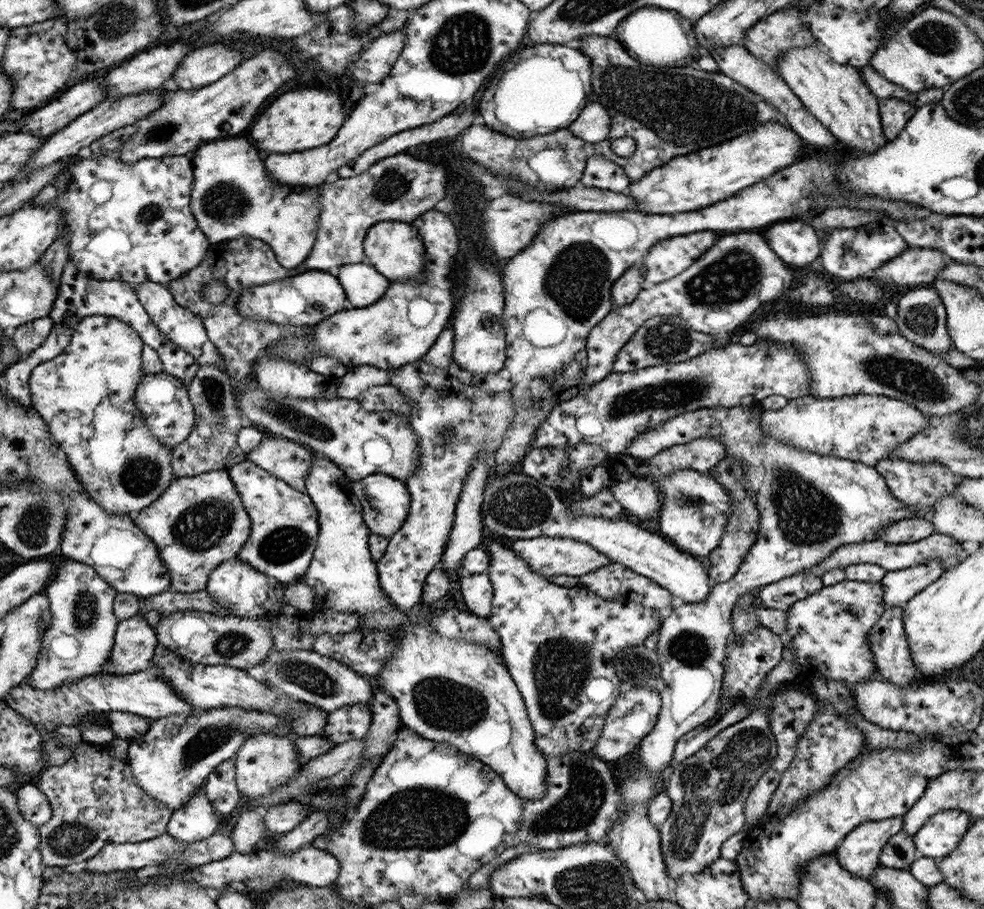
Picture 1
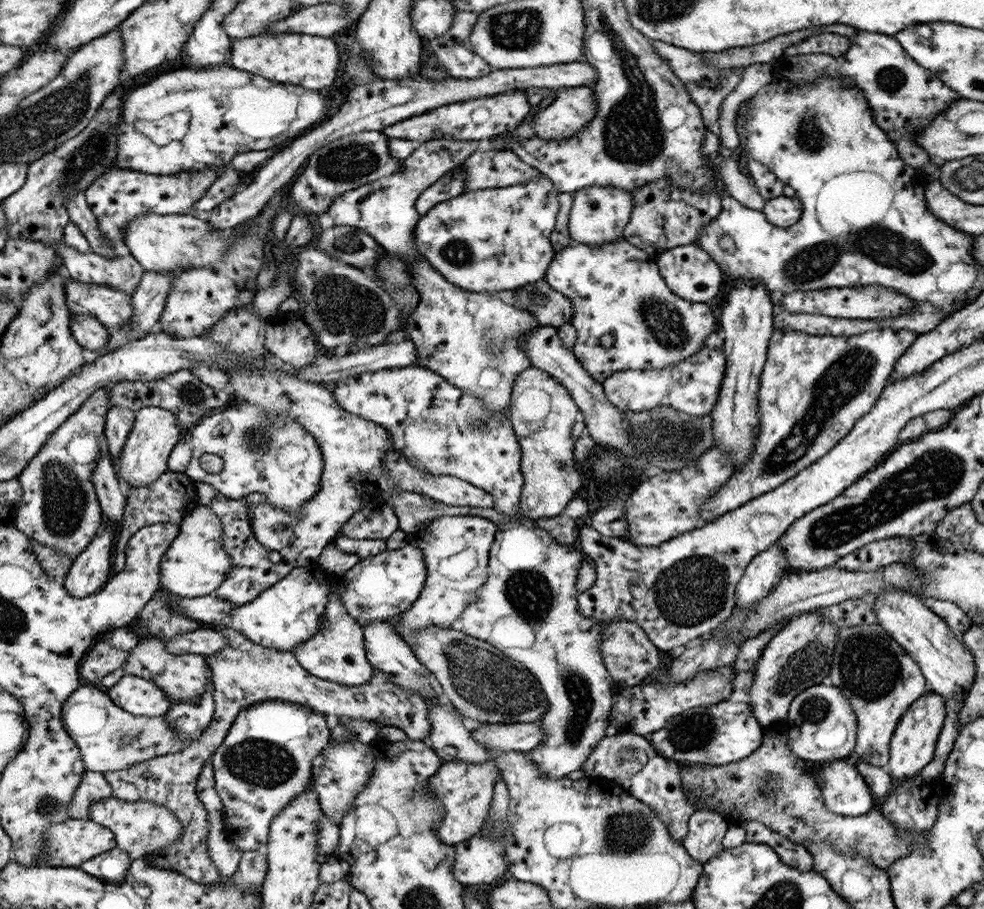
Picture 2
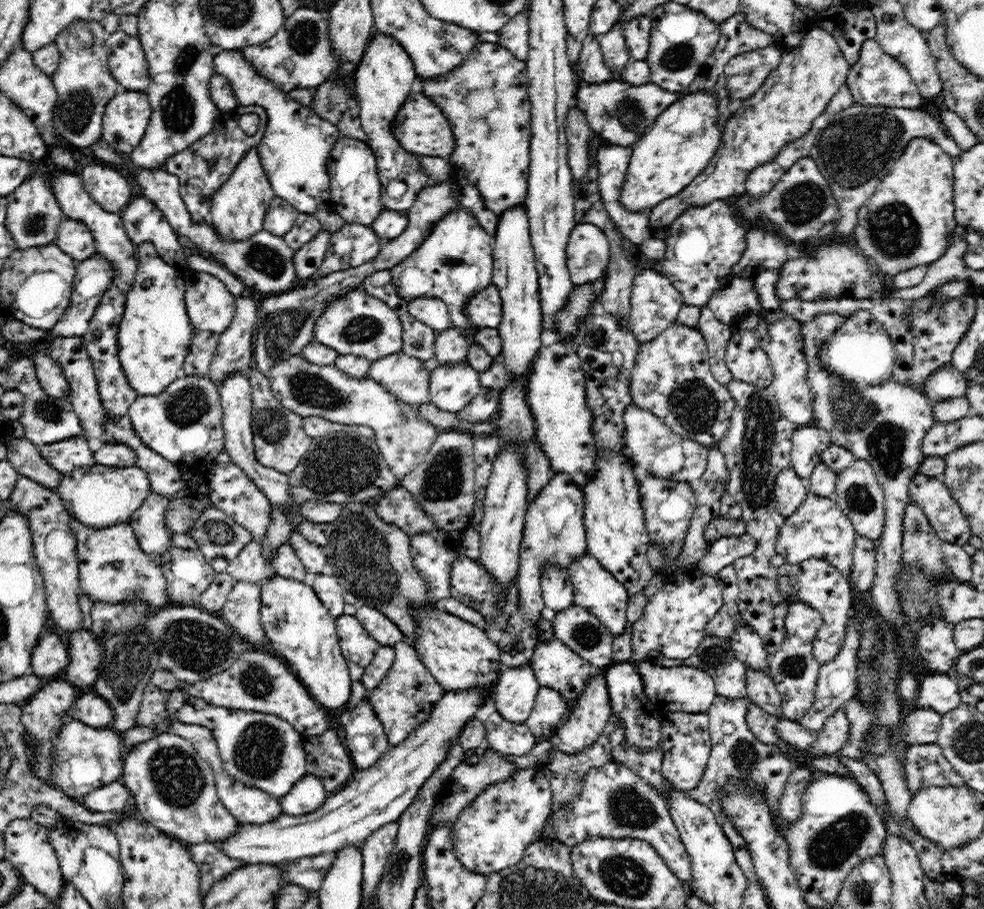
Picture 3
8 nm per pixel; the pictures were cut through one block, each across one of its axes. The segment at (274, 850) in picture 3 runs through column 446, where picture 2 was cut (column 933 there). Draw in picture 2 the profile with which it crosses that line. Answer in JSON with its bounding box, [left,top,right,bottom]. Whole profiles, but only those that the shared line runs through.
[886,689,946,781]

